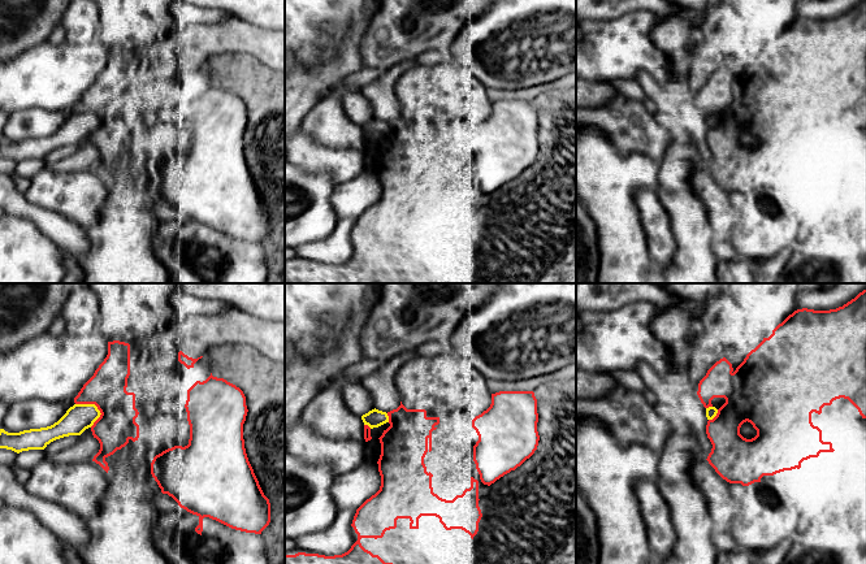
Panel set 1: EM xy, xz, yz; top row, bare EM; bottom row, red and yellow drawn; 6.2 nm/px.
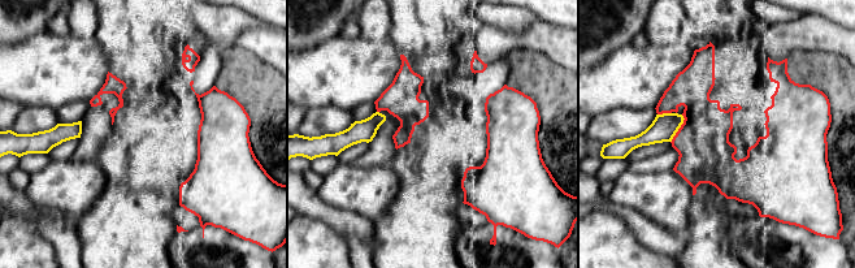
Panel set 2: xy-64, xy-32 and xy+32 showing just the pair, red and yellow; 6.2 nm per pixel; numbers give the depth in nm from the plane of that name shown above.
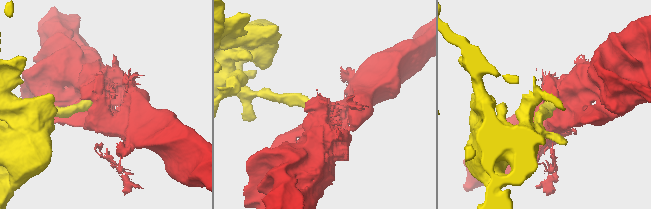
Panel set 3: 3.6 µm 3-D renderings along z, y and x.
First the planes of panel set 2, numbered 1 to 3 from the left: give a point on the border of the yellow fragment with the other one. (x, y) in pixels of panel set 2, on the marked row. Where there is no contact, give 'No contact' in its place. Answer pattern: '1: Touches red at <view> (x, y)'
1: No contact
2: No contact
3: Touches red at xy+32 (678, 129)

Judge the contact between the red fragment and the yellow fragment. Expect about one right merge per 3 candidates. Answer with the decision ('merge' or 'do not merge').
do not merge

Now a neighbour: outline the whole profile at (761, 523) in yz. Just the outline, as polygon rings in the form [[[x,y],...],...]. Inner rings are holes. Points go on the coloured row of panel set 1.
[[[754,482],[745,486],[728,532],[737,548],[765,552],[792,535],[796,529],[796,516],[780,506],[771,490]]]

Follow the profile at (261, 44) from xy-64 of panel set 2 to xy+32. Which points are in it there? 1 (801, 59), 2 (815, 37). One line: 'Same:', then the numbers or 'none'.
Same: 2

